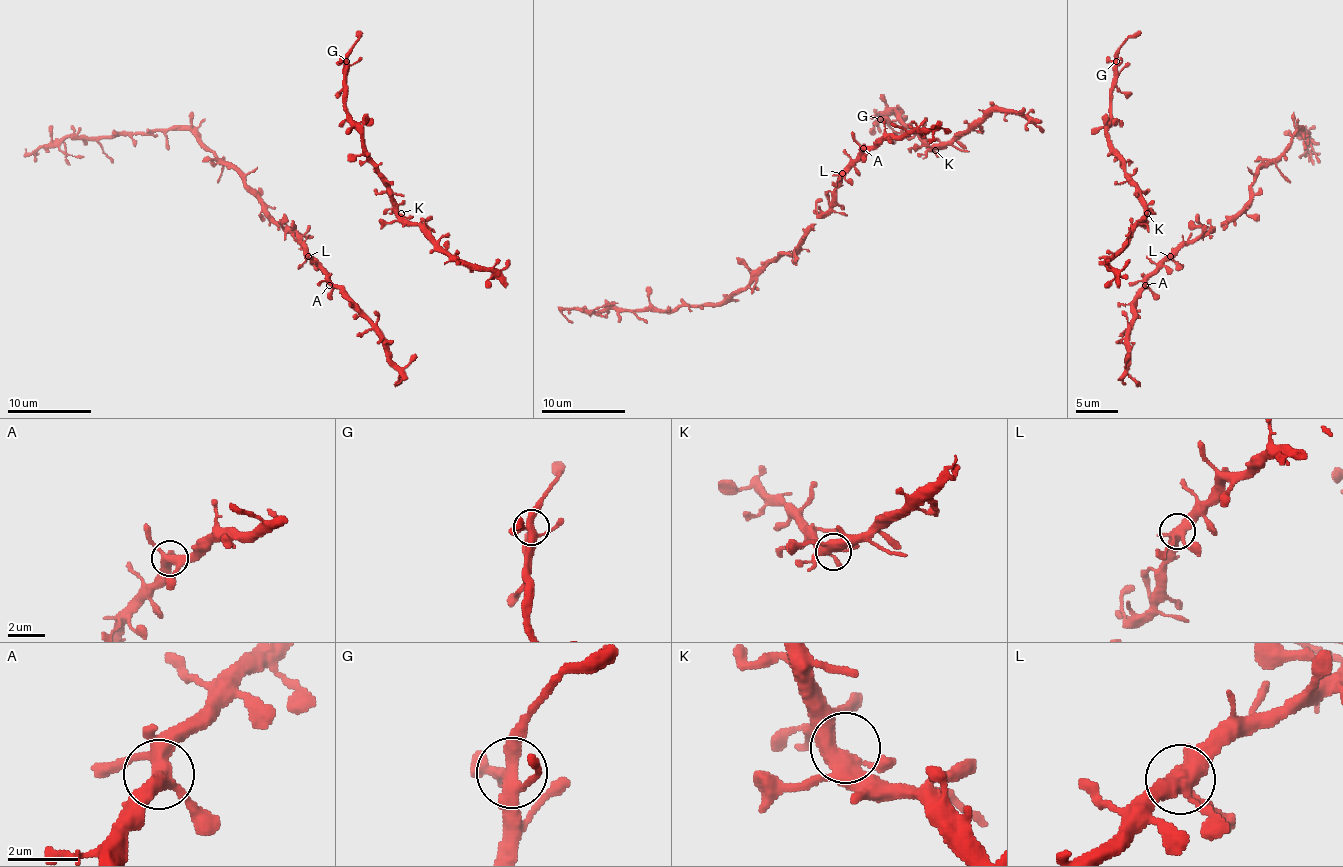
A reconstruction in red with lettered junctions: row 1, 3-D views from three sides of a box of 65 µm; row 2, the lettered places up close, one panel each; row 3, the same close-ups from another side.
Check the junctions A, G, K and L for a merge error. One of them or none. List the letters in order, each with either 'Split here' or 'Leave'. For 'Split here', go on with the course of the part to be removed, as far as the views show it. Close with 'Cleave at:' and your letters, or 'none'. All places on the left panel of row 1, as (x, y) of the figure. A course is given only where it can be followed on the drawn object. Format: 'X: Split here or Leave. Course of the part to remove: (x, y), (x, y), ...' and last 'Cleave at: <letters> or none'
A: Leave
G: Leave
K: Leave
L: Leave
Cleave at: none

